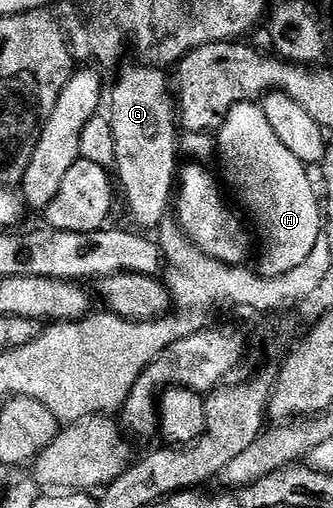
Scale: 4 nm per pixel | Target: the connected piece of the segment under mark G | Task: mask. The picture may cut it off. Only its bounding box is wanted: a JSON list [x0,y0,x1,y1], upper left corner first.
[109,62,181,230]

